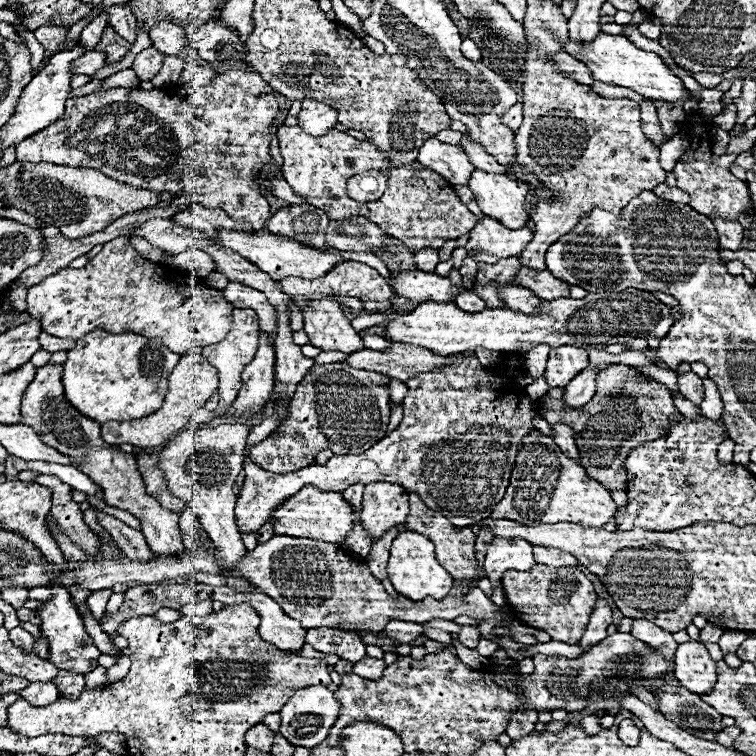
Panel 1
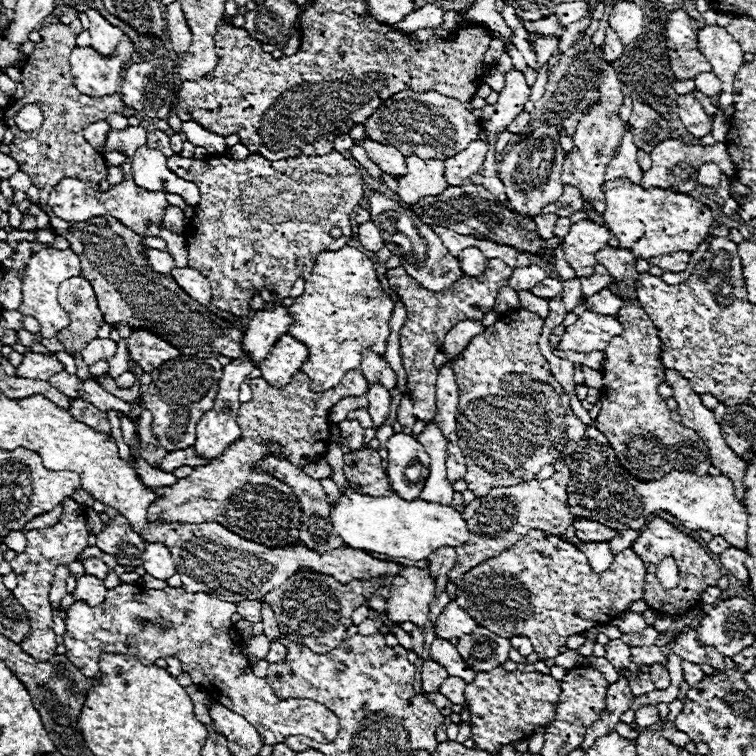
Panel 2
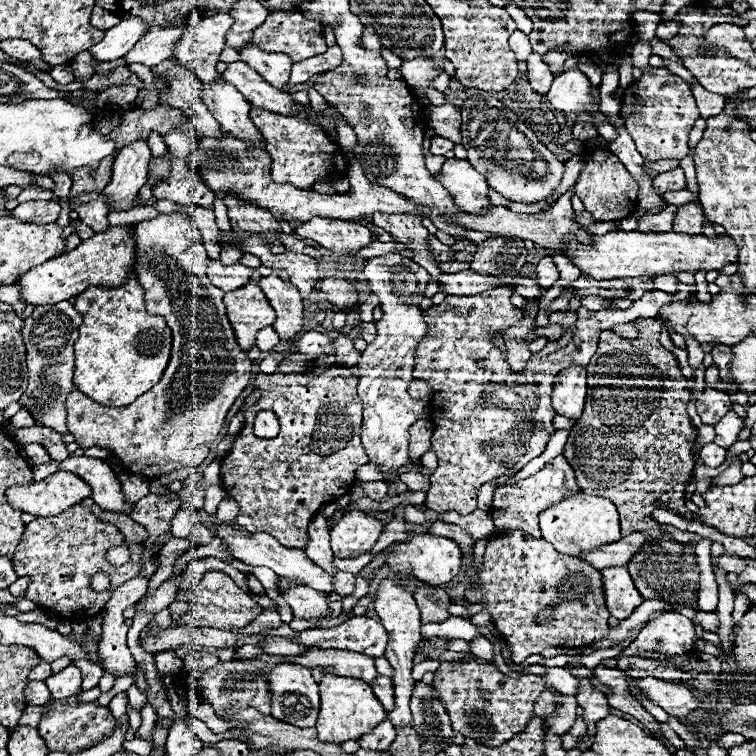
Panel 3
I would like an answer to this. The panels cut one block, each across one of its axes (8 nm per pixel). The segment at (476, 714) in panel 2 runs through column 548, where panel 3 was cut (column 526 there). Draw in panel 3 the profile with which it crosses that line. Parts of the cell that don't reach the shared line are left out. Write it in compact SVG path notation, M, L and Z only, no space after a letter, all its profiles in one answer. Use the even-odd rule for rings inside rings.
M482 660L458 664L442 662L438 676L434 678L434 686L446 702L454 732L476 738L478 742L484 742L484 746L500 746L500 742L508 742L508 738L514 738L520 730L524 730L532 718L534 702L544 692L540 676L526 674L520 676L520 680L510 678L498 672L496 666L484 664Z

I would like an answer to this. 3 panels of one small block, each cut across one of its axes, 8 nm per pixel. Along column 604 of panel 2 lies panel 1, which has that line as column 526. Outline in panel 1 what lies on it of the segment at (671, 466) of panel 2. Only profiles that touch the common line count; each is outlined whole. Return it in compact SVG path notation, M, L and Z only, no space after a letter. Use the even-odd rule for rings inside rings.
M522 350L516 356L516 362L512 362L508 356L502 356L498 364L494 366L482 366L478 362L474 352L466 351L461 357L451 358L448 366L436 368L432 372L420 372L406 382L406 396L402 400L404 404L404 418L396 430L392 430L386 438L382 438L378 444L374 444L370 450L362 454L340 454L332 456L328 464L310 464L302 470L288 472L288 474L274 474L268 472L246 456L246 480L242 484L238 502L236 502L236 526L238 532L244 536L250 530L256 532L262 524L270 520L270 514L284 502L284 498L290 498L296 494L302 486L314 484L320 490L336 490L342 492L352 484L370 484L370 482L392 482L404 486L406 492L414 492L420 496L420 500L446 516L454 526L468 528L476 522L488 518L494 510L494 506L504 498L506 488L510 484L510 474L516 462L516 454L522 446L522 438L532 434L536 428L532 424L534 416L540 416L538 400L530 400L526 394L526 386L534 384L536 378L530 376L528 364L524 361Z

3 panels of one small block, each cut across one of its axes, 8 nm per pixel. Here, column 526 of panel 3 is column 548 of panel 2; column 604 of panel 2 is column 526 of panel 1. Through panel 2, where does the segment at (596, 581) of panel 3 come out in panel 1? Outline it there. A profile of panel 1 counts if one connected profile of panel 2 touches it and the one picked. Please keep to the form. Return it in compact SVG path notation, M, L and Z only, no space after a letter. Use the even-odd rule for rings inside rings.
M534 566L526 572L506 570L502 576L502 586L508 598L508 606L514 610L514 616L524 624L544 630L556 642L578 644L586 626L588 618L594 610L596 592L592 582L574 566Z

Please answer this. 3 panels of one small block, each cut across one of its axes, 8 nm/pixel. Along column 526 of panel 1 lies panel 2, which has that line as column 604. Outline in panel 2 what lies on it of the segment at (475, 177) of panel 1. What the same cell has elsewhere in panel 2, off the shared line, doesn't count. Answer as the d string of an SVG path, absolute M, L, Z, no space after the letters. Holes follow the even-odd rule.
M612 180L602 186L606 210L604 224L620 240L620 246L630 248L636 258L654 258L672 252L692 252L708 234L714 224L712 210L690 194L678 194L668 188L642 188L628 180Z

